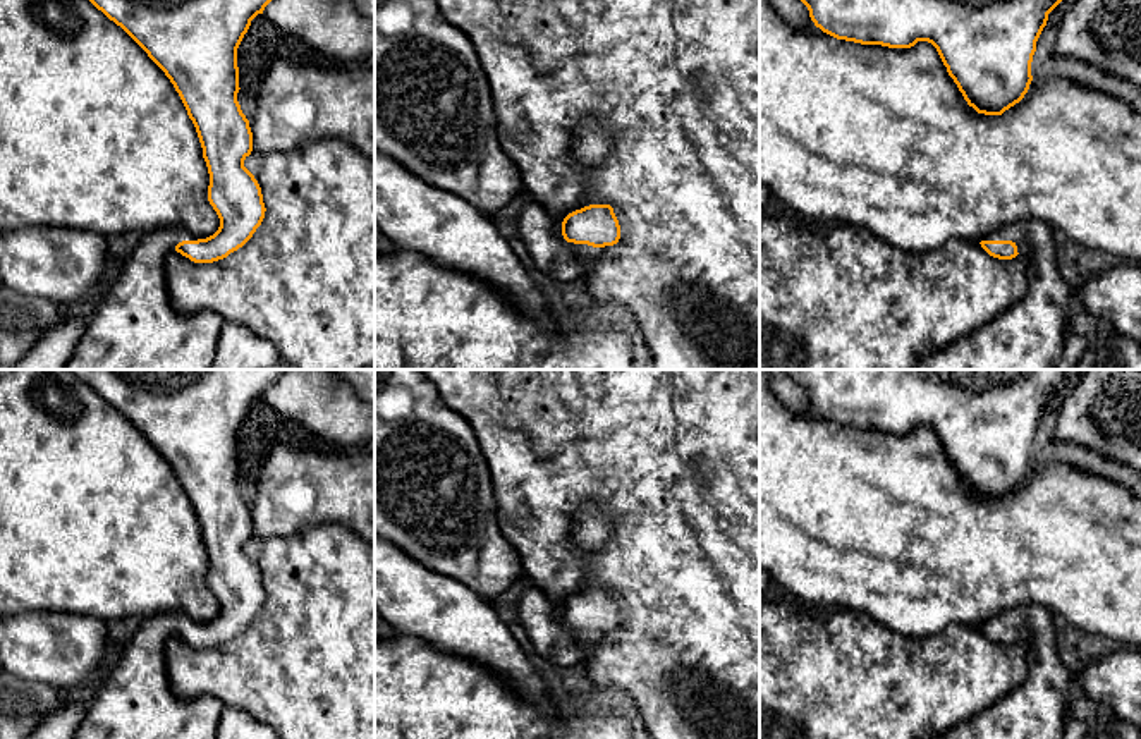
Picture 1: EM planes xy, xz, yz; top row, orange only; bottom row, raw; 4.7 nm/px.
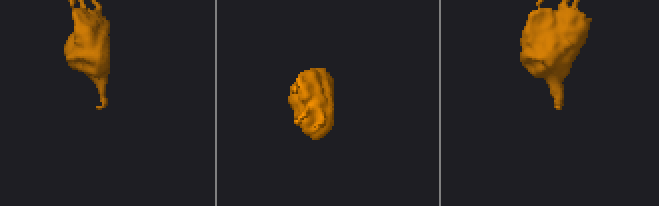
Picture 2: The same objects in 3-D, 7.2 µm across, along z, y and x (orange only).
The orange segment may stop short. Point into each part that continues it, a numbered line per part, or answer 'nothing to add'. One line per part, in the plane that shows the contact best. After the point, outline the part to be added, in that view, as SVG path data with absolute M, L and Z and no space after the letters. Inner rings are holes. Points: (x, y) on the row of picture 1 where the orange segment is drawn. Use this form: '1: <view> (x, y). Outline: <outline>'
1: yz (1030, 334). Outline: M1036 218L1019 220L985 241L1012 241L1028 258L1028 294L912 370L1055 370L1072 289L1057 266L1052 229Z

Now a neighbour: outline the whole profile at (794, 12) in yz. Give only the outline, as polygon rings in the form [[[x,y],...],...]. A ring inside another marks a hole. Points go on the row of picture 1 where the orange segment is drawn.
[[[772,0],[775,12],[792,27],[823,33],[809,17],[808,7],[801,0]]]

